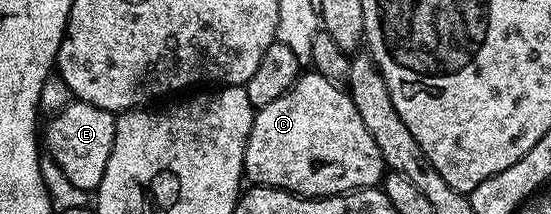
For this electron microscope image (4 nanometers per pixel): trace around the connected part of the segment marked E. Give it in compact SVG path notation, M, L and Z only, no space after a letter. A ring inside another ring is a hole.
M75 99L66 105L61 112L51 115L44 124L44 148L49 159L64 170L64 178L72 182L72 186L80 186L87 194L93 193L100 186L100 178L104 178L104 166L108 166L108 154L112 154L114 141L115 113L100 110L83 100Z

